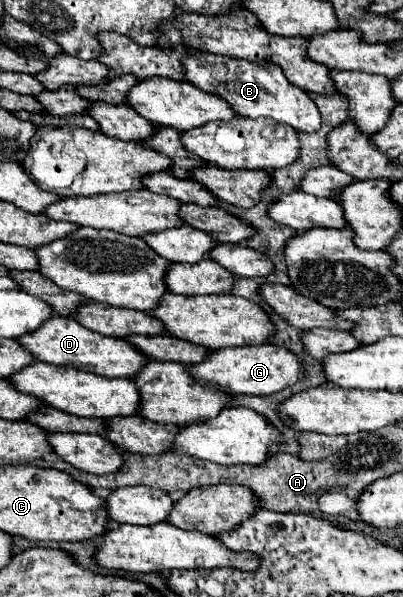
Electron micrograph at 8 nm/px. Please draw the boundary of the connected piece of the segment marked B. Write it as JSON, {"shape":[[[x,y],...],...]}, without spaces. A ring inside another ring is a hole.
{"shape":[[[189,50],[181,62],[185,66],[185,80],[189,84],[207,94],[223,98],[239,116],[269,116],[277,122],[289,124],[297,132],[317,132],[321,126],[321,116],[315,102],[305,94],[305,90],[291,84],[277,64],[251,64],[247,60],[231,60],[229,56],[215,56],[211,52],[195,50]]]}

